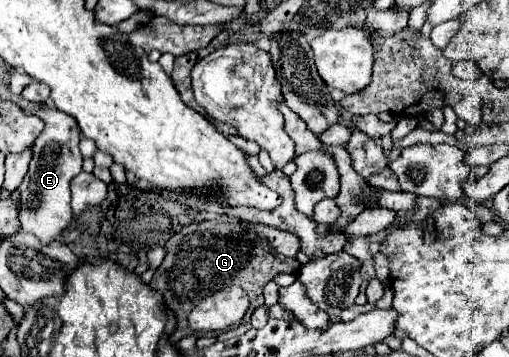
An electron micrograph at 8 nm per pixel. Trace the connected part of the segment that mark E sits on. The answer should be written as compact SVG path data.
M42 107L34 113L44 119L46 127L32 145L30 169L18 187L18 219L20 233L32 233L42 245L50 245L72 223L70 181L82 171L82 155L78 149L80 129L74 117L54 107Z

